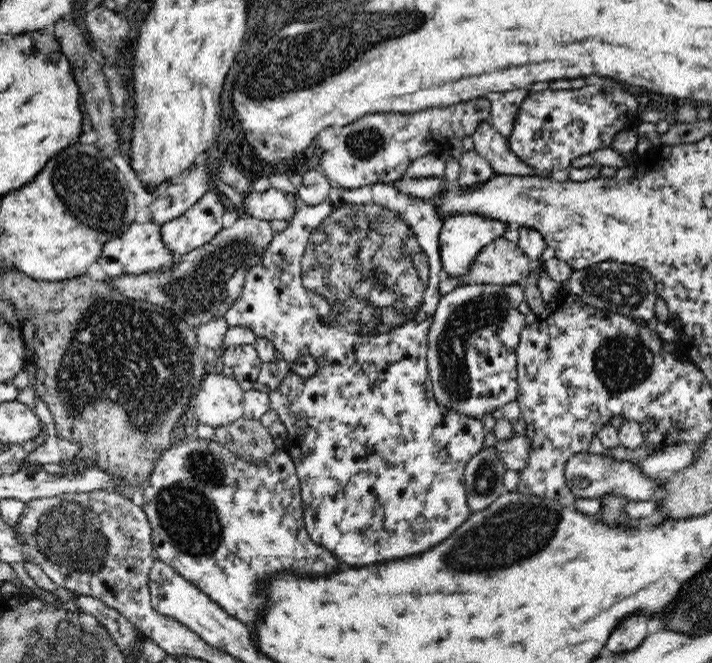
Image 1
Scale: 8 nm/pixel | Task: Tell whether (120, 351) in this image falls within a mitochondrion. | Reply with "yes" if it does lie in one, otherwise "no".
yes

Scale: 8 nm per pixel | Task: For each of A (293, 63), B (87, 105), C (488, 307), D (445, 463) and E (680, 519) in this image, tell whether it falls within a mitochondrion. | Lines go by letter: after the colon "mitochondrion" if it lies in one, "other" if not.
A: mitochondrion
B: other
C: mitochondrion
D: other
E: other

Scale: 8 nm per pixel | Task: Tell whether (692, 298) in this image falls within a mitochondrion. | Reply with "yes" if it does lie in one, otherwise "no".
no

